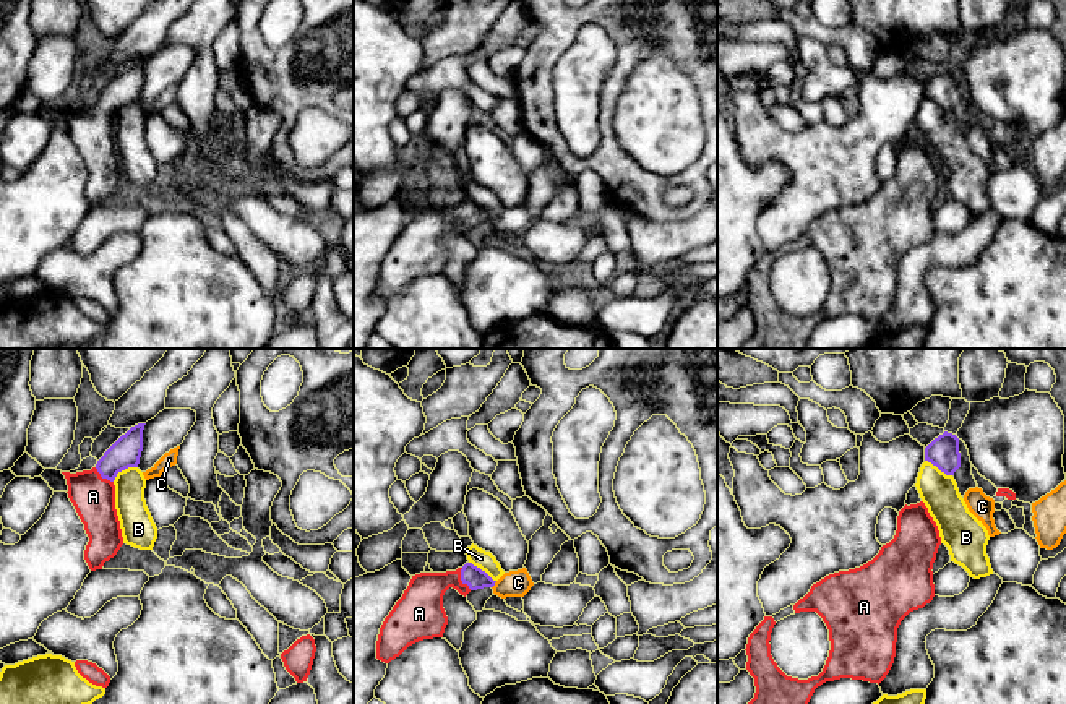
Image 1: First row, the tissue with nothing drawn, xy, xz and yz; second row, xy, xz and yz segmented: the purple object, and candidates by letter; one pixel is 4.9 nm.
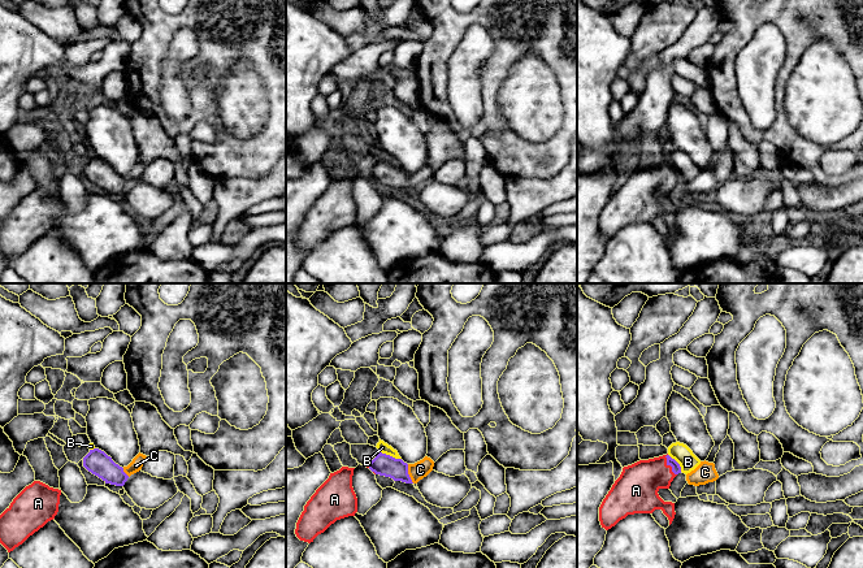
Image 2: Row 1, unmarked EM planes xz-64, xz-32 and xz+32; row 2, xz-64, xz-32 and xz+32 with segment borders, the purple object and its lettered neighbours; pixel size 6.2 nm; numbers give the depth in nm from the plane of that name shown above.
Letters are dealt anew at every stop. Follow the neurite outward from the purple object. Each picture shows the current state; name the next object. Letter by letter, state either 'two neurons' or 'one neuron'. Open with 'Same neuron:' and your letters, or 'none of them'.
Same neuron: A
A: one neuron
B: two neurons
C: two neurons

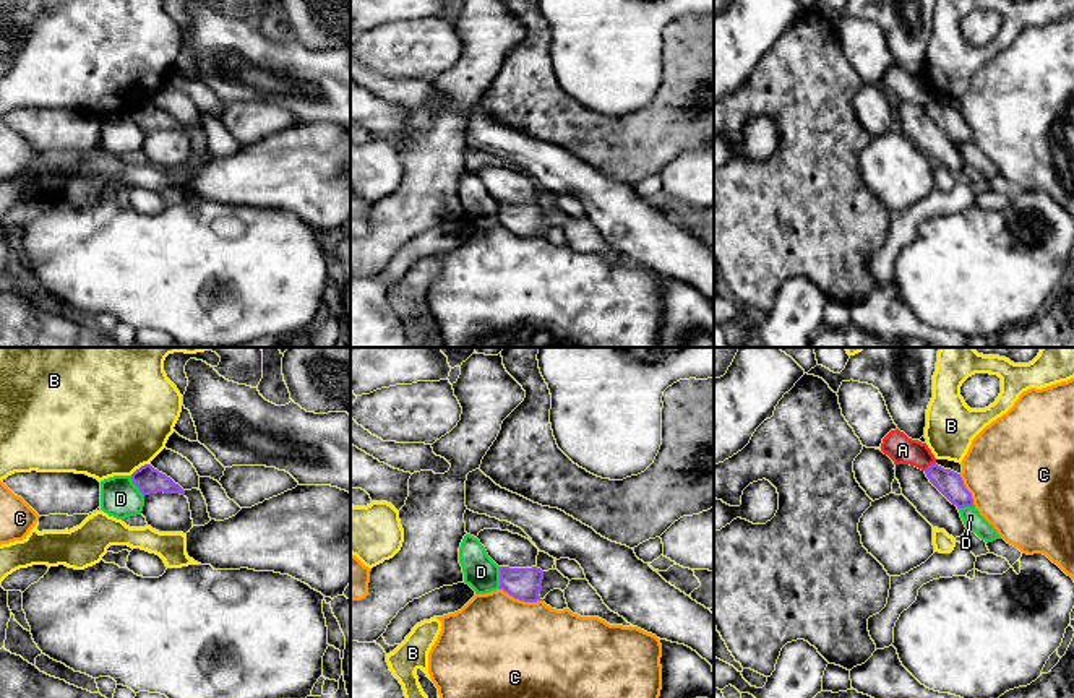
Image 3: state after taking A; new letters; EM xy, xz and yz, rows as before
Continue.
Same neuron: A
A: one neuron
B: two neurons
C: two neurons
D: two neurons

